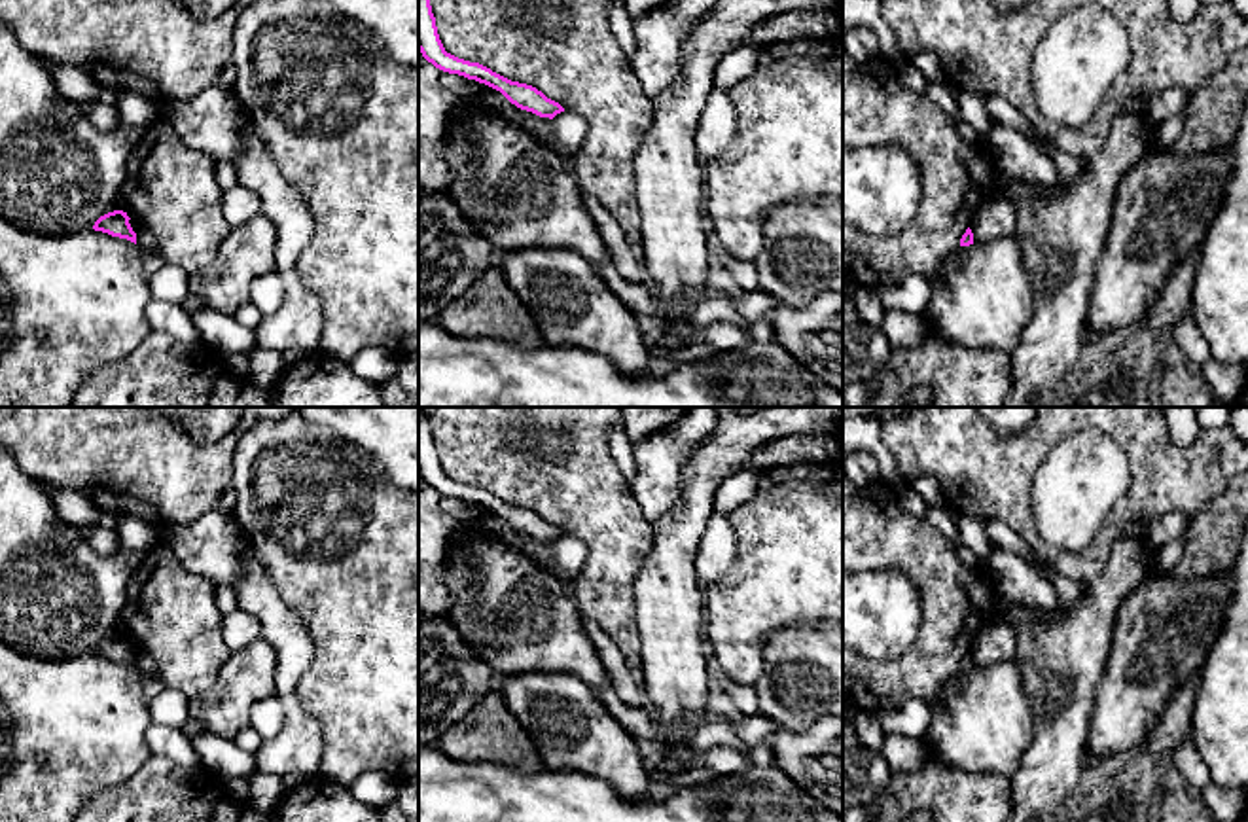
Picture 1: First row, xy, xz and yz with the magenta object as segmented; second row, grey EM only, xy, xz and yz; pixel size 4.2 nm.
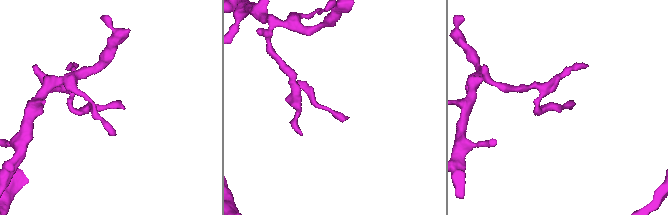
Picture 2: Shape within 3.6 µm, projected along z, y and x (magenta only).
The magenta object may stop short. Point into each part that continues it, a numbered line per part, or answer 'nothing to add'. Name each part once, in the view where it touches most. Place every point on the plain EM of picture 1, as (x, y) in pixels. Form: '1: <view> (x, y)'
nothing to add

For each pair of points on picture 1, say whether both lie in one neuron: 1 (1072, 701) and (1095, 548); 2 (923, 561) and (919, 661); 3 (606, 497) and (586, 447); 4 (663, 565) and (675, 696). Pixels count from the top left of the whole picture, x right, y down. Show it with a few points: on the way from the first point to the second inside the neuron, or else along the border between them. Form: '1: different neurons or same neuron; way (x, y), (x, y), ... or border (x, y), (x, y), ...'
1: different neurons; border (1114, 544), (1105, 567), (1084, 584)
2: same neuron; way (936, 586), (936, 637)
3: same neuron; way (595, 485), (589, 480), (589, 459)
4: same neuron; way (669, 597), (675, 663)

